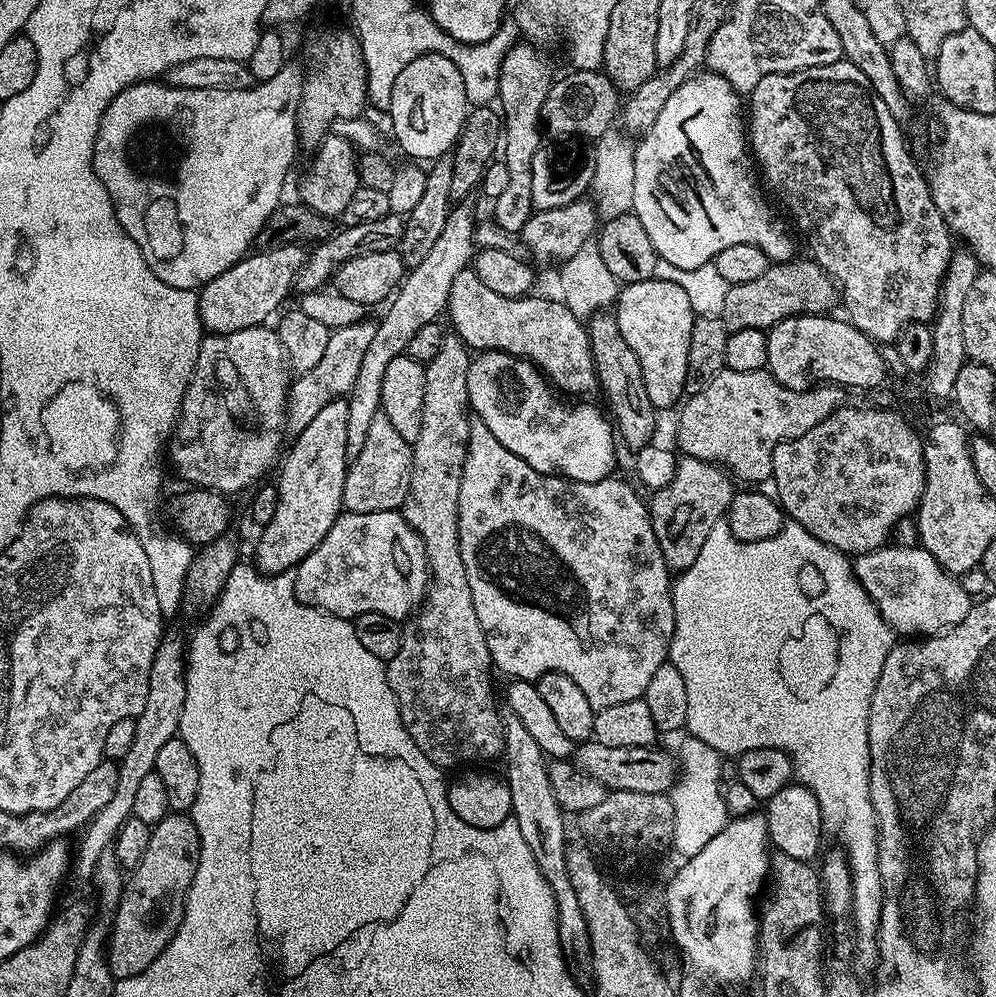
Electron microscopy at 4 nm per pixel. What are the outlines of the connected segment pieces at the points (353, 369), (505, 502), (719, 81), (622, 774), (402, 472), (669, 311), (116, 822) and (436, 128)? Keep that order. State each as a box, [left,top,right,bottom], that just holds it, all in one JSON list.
[[285,320,376,436],[458,419,676,710],[631,70,797,270],[574,740,678,794],[342,411,412,514],[614,278,696,410],[74,639,186,878],[388,52,469,161]]

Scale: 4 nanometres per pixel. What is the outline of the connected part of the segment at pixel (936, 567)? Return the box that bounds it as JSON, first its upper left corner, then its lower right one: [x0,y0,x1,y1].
[854,542,973,638]

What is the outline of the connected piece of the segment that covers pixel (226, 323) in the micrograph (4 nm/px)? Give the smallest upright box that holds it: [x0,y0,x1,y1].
[198,244,306,336]

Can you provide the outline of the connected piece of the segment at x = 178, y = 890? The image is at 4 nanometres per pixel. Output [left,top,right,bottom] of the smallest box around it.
[106,814,200,980]

